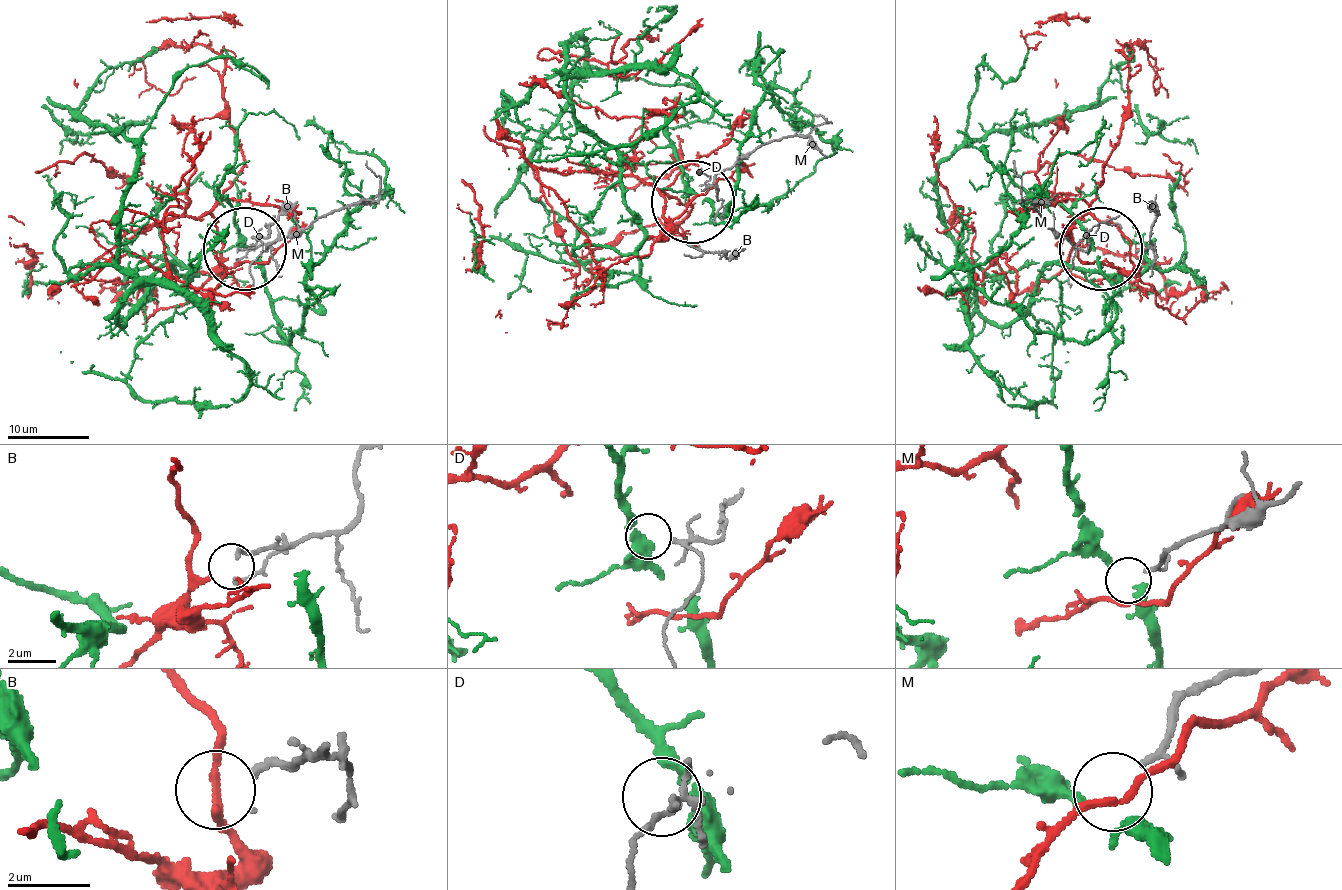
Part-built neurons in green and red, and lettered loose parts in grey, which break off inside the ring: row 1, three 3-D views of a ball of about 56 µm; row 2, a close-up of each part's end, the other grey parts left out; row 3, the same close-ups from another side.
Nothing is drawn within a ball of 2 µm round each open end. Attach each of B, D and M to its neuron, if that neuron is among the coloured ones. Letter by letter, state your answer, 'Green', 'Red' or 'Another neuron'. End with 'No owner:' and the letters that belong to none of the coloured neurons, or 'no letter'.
B: Red
D: Another neuron
M: Another neuron
No owner: D, M

